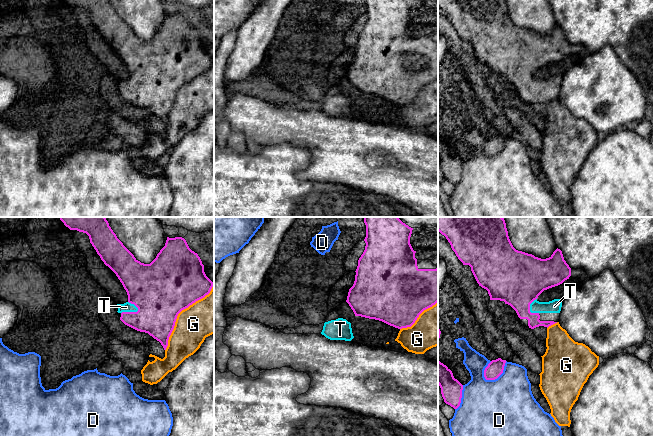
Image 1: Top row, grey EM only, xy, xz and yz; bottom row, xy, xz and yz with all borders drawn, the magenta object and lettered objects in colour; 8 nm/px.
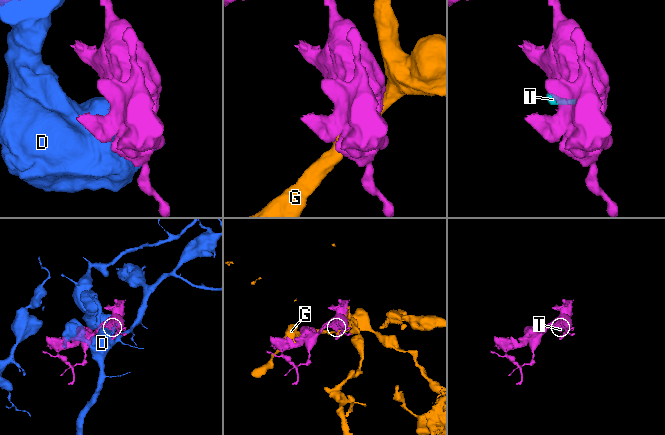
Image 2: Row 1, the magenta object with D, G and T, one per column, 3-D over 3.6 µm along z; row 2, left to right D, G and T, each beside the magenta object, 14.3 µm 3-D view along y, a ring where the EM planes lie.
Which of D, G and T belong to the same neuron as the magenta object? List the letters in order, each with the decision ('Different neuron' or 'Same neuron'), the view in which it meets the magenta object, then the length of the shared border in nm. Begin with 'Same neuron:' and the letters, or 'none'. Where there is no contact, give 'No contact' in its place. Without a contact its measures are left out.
Same neuron: T
D: Different neuron. Touches magenta in yz. Shared border 240 nm
G: Different neuron. Touches magenta in xy. Shared border 650 nm
T: Same neuron. Touches magenta in xy. Shared border 150 nm

